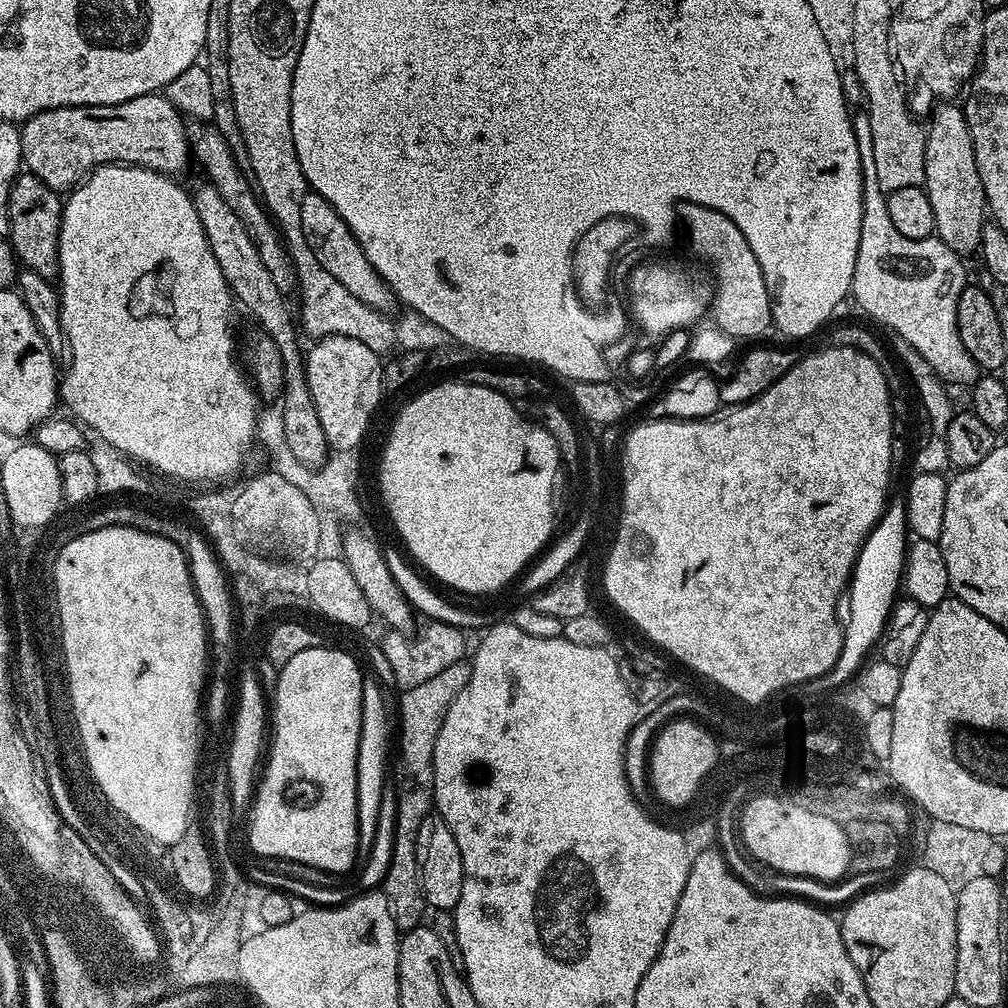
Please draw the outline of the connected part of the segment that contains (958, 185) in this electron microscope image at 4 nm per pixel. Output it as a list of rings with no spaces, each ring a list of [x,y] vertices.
[[[963,107],[940,110],[939,119],[935,121],[936,127],[924,141],[926,174],[922,185],[934,210],[935,235],[952,252],[975,253],[980,247],[980,232],[986,223],[986,201]]]

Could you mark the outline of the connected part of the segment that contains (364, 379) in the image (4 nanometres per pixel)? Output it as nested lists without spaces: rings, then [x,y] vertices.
[[[326,336],[315,341],[316,344],[306,352],[306,374],[310,394],[314,398],[314,406],[318,410],[318,422],[322,422],[322,430],[326,434],[329,445],[333,449],[348,451],[361,447],[360,439],[368,432],[368,423],[380,404],[381,389],[381,357],[370,346],[362,346],[354,338],[345,336]]]

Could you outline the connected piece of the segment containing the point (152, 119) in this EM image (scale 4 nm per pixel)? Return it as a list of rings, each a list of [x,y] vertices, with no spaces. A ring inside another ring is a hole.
[[[164,94],[139,96],[121,104],[51,108],[23,121],[22,164],[53,190],[71,189],[97,168],[110,164],[174,174],[170,172],[180,172],[190,162],[190,136],[184,133],[183,123],[181,114]]]

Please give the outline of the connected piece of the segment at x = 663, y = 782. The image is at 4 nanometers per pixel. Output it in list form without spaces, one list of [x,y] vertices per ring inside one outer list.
[[[676,718],[665,723],[656,732],[650,744],[650,788],[659,789],[665,805],[688,800],[693,789],[697,788],[700,776],[704,774],[705,770],[708,769],[708,765],[711,764],[713,755],[714,741],[709,740],[700,722],[692,718]]]

